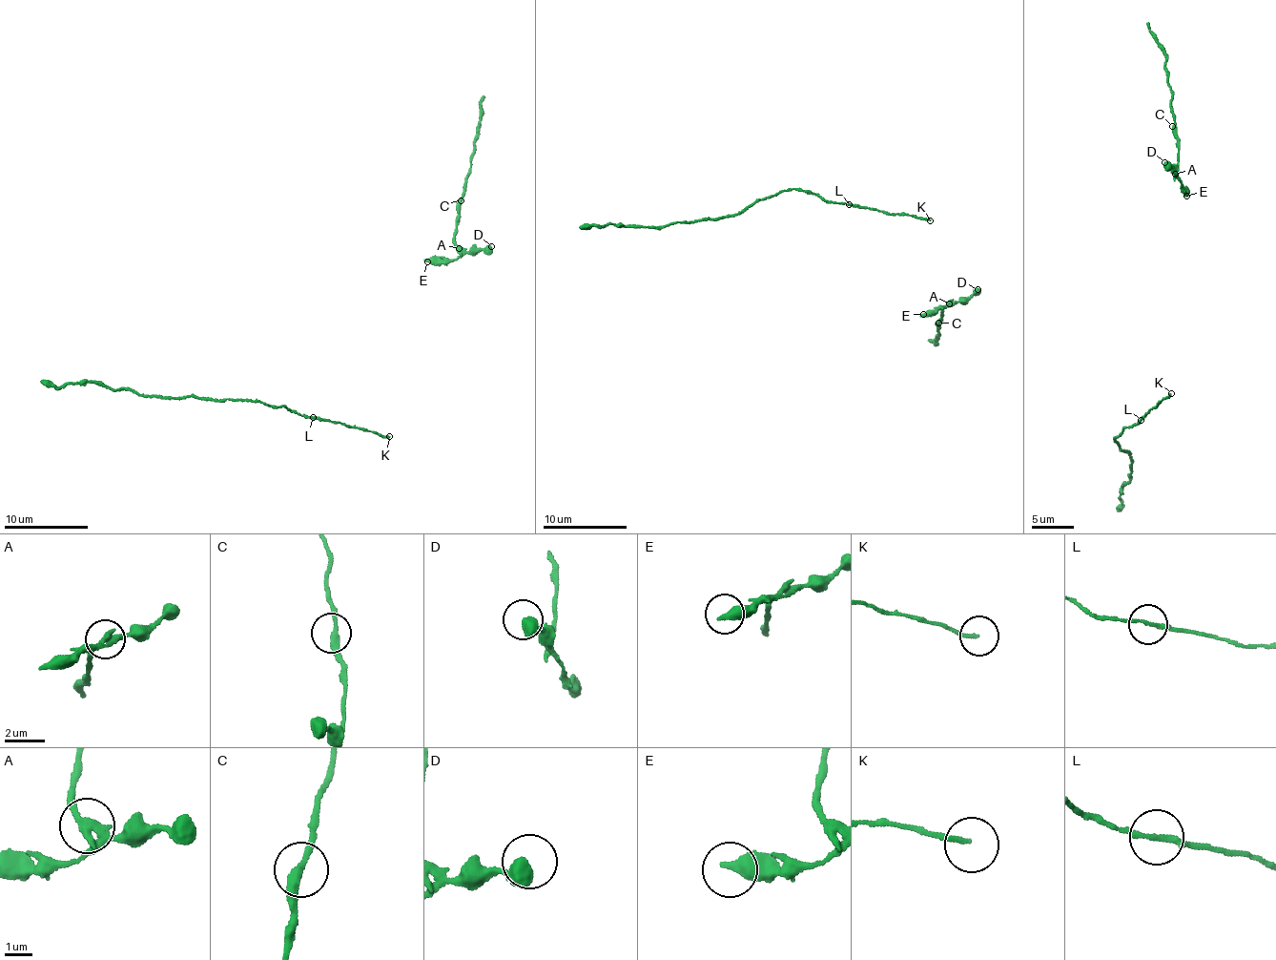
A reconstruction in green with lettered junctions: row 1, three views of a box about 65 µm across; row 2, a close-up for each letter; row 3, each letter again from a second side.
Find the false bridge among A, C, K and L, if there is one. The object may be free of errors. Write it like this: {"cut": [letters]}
{"cut": ["A"]}

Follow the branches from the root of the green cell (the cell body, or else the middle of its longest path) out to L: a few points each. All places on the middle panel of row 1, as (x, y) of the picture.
L: (930, 220), (886, 215), (849, 204)

